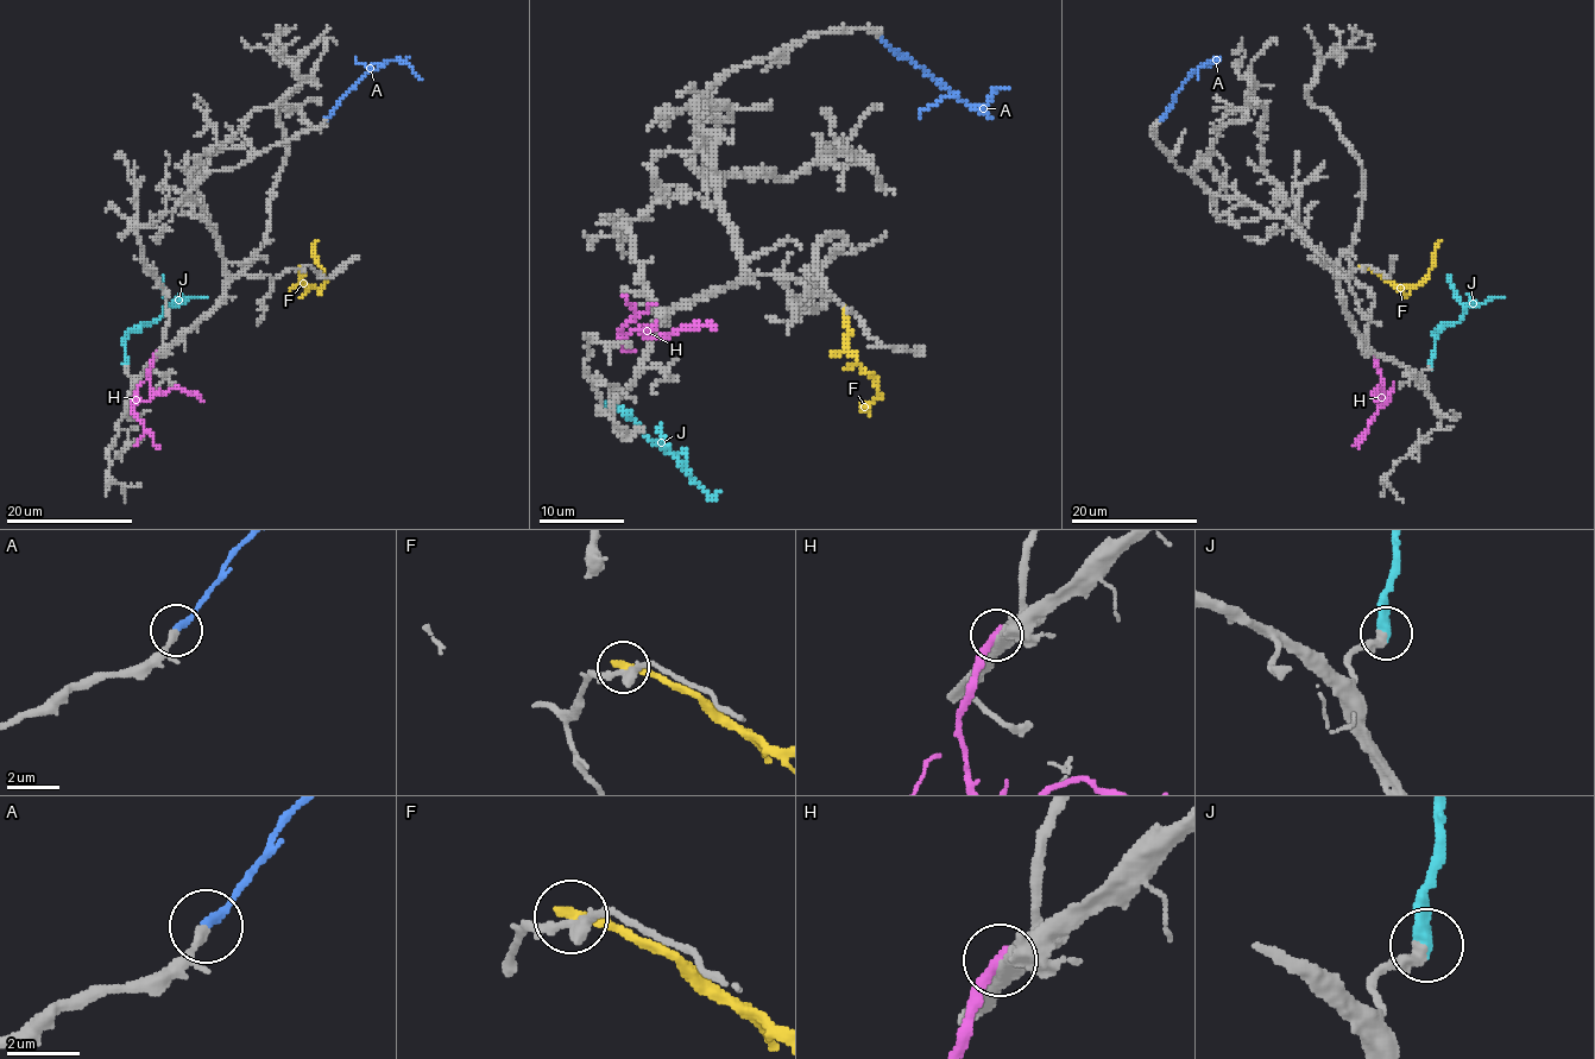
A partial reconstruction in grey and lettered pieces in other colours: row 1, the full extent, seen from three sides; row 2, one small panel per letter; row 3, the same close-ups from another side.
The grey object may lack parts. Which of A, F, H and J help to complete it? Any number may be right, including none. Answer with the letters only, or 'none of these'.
A, J

